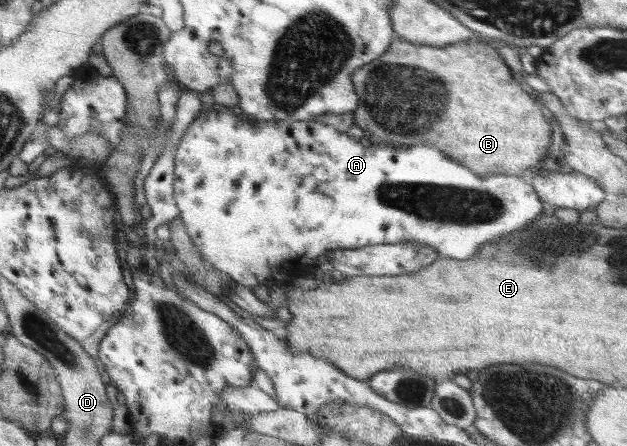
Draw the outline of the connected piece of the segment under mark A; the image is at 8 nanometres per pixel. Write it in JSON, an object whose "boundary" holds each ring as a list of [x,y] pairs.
{"boundary":[[[206,108],[189,125],[181,137],[174,155],[173,185],[175,201],[179,208],[179,217],[183,220],[189,238],[201,252],[201,257],[209,262],[217,271],[227,273],[238,284],[253,289],[255,286],[265,285],[273,288],[284,287],[294,283],[297,277],[305,271],[305,267],[313,262],[325,259],[332,250],[339,248],[357,249],[369,245],[405,243],[413,241],[415,251],[419,245],[429,245],[439,252],[440,256],[453,259],[469,259],[477,255],[483,245],[493,245],[507,235],[519,233],[527,229],[537,217],[543,213],[543,202],[535,193],[531,184],[527,184],[521,176],[511,174],[495,174],[480,176],[467,167],[459,165],[453,159],[447,159],[439,149],[431,145],[413,145],[413,147],[397,147],[393,153],[391,145],[367,145],[363,141],[355,141],[345,132],[340,132],[329,124],[309,121],[261,121],[247,120],[229,111],[216,111]]]}

